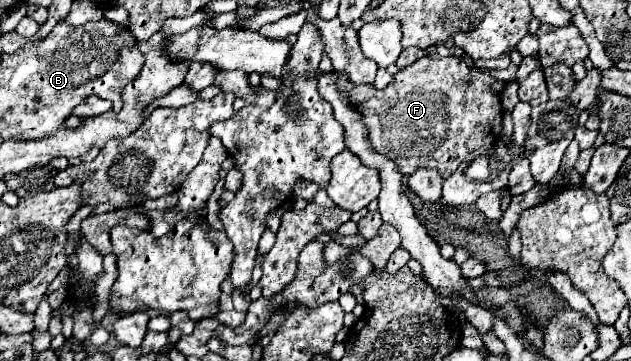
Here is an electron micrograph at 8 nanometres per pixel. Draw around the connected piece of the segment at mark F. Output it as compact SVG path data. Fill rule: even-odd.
M421 57L413 65L399 69L393 81L383 91L377 91L373 85L353 85L343 73L337 73L337 79L339 89L347 93L347 97L355 101L355 105L359 107L363 121L369 129L369 141L373 143L373 147L379 153L393 159L403 175L411 175L421 167L431 167L439 169L439 173L447 179L471 151L483 145L491 145L493 141L499 139L503 107L497 95L491 91L491 87L495 81L507 82L516 79L517 70L518 66L515 63L511 63L507 69L477 71L457 57L445 59Z

